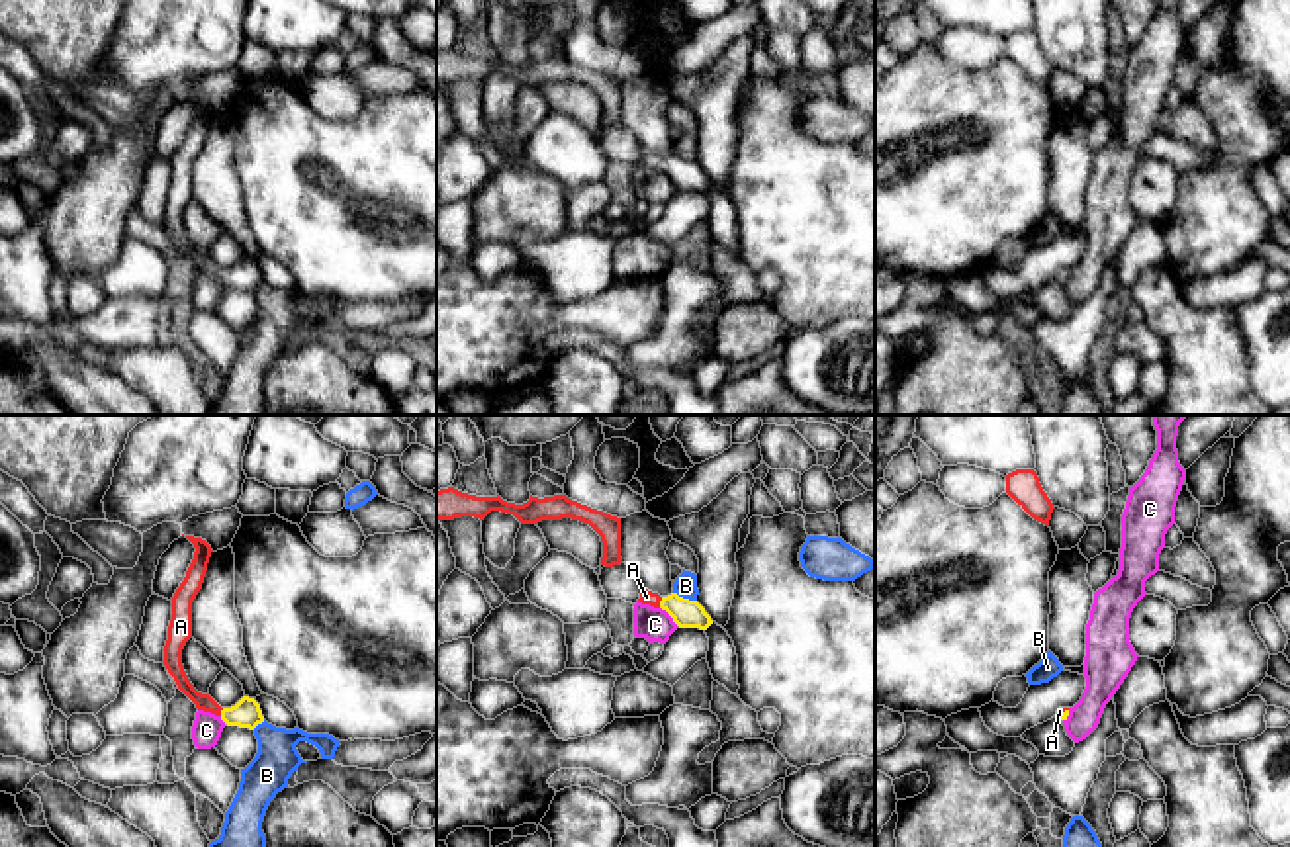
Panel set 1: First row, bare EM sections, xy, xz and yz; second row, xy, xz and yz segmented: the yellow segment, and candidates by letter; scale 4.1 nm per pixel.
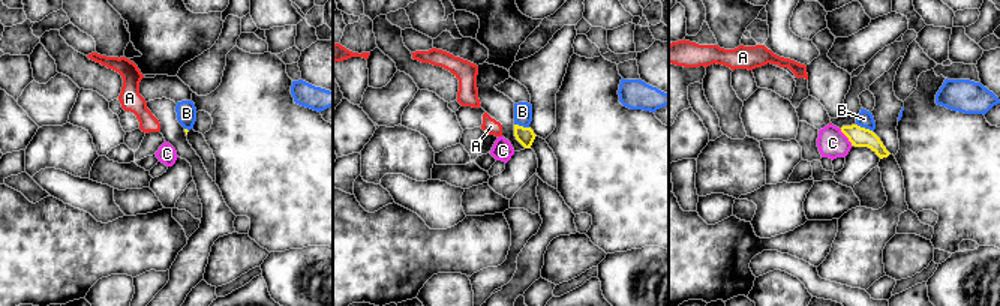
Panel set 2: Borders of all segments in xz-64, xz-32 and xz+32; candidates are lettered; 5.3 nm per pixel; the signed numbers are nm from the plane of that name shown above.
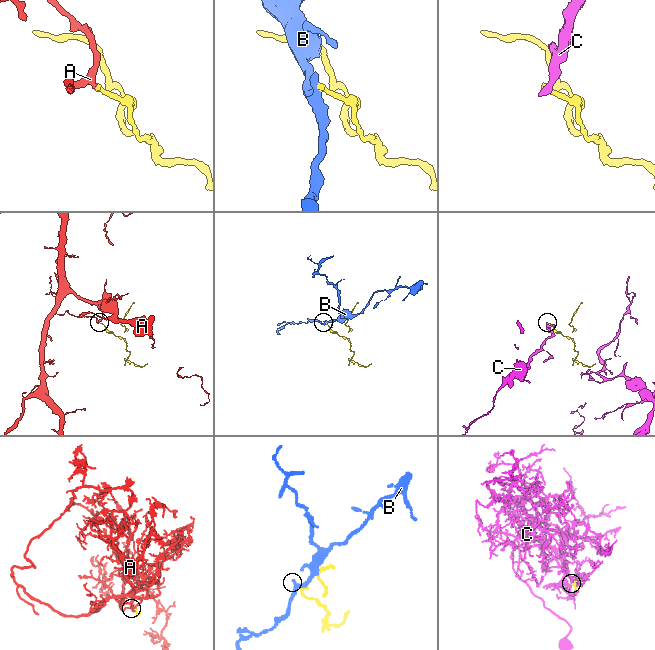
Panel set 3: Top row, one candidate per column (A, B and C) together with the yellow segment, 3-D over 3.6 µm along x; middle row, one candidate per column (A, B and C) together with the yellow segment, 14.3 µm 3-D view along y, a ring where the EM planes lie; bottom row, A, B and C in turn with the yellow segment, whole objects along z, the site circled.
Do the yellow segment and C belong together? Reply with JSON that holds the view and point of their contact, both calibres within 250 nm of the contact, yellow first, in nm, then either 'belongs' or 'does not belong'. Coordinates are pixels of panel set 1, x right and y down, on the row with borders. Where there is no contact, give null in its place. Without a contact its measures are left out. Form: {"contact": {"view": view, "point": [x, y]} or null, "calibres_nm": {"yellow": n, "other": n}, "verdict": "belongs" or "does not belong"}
{"contact": {"view": "xz", "point": [670, 615]}, "calibres_nm": {"yellow": 120, "other": 140}, "verdict": "does not belong"}

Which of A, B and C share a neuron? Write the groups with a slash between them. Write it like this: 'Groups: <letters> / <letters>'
Groups: A / B / C

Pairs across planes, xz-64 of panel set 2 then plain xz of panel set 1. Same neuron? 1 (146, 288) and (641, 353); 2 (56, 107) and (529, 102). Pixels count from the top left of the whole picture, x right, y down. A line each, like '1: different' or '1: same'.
1: same
2: same

